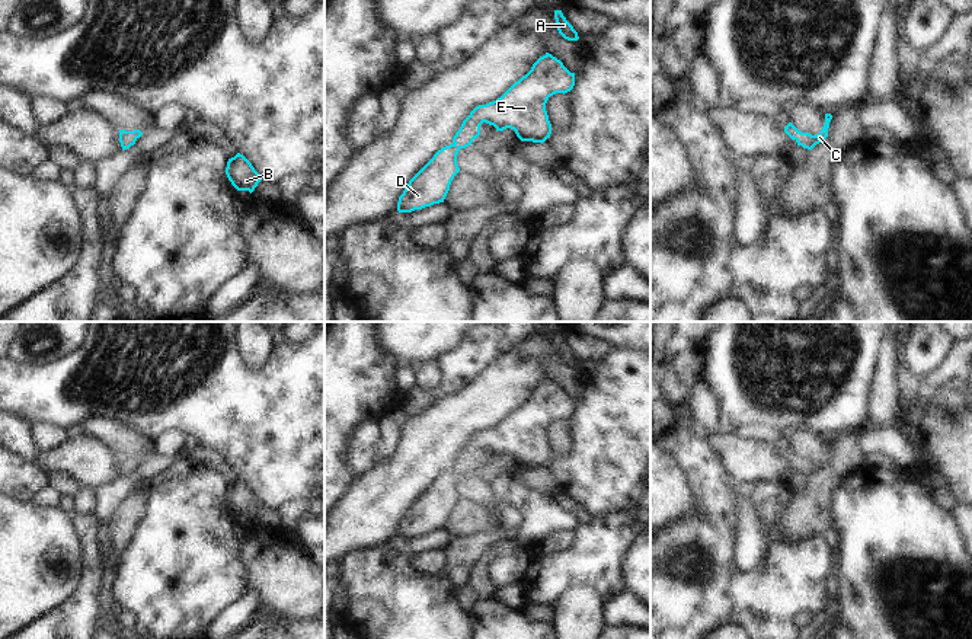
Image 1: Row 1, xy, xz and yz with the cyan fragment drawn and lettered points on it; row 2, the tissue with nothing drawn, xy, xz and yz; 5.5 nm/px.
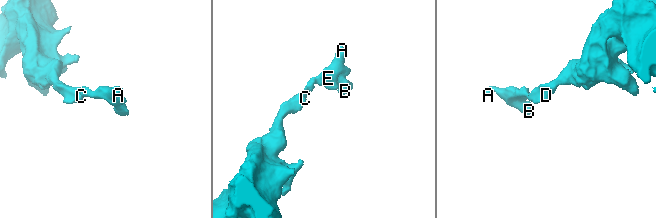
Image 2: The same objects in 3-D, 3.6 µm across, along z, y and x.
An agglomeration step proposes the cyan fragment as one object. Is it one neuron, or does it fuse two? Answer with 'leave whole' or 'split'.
leave whole

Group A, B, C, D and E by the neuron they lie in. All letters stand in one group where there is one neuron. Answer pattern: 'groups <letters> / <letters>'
groups A B C D E

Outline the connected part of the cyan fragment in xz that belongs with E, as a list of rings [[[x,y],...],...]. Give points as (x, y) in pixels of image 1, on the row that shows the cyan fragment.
[[[546,52],[531,67],[531,70],[515,82],[501,98],[486,105],[476,106],[463,121],[450,146],[438,150],[434,157],[409,180],[399,197],[397,211],[412,213],[434,204],[444,202],[451,180],[460,172],[457,154],[469,147],[480,135],[483,122],[493,125],[496,131],[511,128],[521,141],[544,143],[551,134],[551,124],[546,111],[546,103],[556,93],[567,93],[575,86],[575,73],[570,73],[560,60]]]

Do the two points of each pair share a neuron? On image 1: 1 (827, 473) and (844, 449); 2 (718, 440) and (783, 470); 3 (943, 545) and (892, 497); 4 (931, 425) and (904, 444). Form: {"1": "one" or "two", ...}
{"1": "one", "2": "one", "3": "one", "4": "two"}

